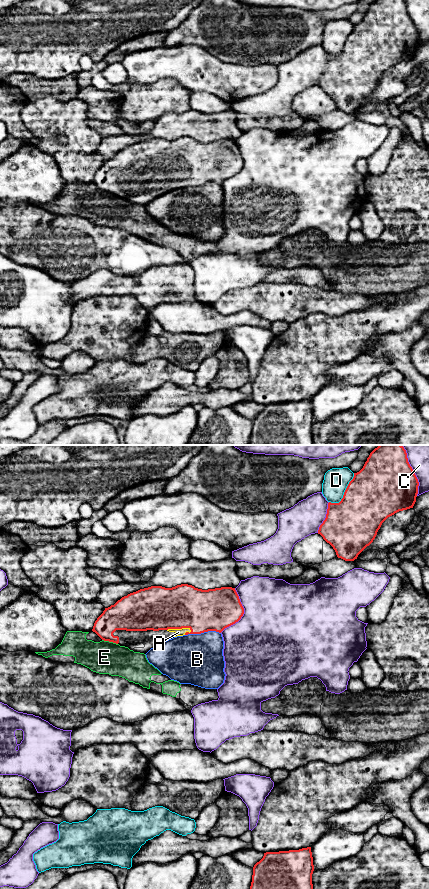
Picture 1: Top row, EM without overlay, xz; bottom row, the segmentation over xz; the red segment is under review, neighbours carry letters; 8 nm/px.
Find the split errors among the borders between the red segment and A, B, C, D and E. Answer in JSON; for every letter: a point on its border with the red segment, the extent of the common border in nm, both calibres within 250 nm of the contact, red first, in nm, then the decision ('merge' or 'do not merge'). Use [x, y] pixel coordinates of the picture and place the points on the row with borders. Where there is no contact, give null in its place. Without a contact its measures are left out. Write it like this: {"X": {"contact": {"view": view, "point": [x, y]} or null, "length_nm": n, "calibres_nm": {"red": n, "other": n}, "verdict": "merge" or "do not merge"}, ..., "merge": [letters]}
{"A": {"contact": {"view": "xz", "point": [179, 628]}, "length_nm": 200, "calibres_nm": {"red": 360, "other": 60}, "verdict": "merge"}, "B": {"contact": {"view": "xz", "point": [202, 632]}, "length_nm": 280, "calibres_nm": {"red": 340, "other": 420}, "verdict": "do not merge"}, "C": {"contact": {"view": "xz", "point": [412, 470]}, "length_nm": 440, "calibres_nm": {"red": 480, "other": 190}, "verdict": "do not merge"}, "D": {"contact": {"view": "xz", "point": [344, 492]}, "length_nm": 320, "calibres_nm": {"red": 440, "other": 200}, "verdict": "do not merge"}, "E": {"contact": {"view": "xz", "point": [110, 641]}, "length_nm": 130, "calibres_nm": {"red": 240, "other": 260}, "verdict": "do not merge"}, "merge": ["A"]}

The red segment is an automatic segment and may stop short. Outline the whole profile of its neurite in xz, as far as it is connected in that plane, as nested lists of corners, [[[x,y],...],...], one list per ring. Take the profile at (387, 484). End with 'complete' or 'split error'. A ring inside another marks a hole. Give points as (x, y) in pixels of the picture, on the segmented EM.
[[[379,445],[363,468],[354,473],[339,503],[328,503],[326,518],[318,534],[329,543],[338,558],[354,561],[375,539],[382,523],[390,516],[413,508],[418,494],[418,479],[402,445]]] | complete

